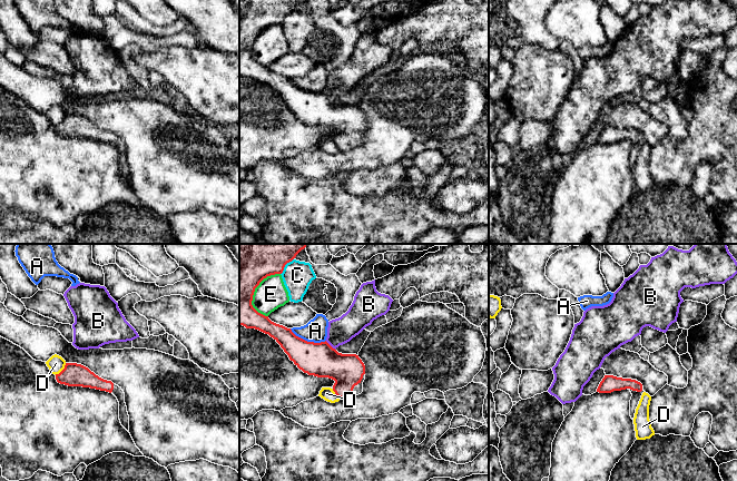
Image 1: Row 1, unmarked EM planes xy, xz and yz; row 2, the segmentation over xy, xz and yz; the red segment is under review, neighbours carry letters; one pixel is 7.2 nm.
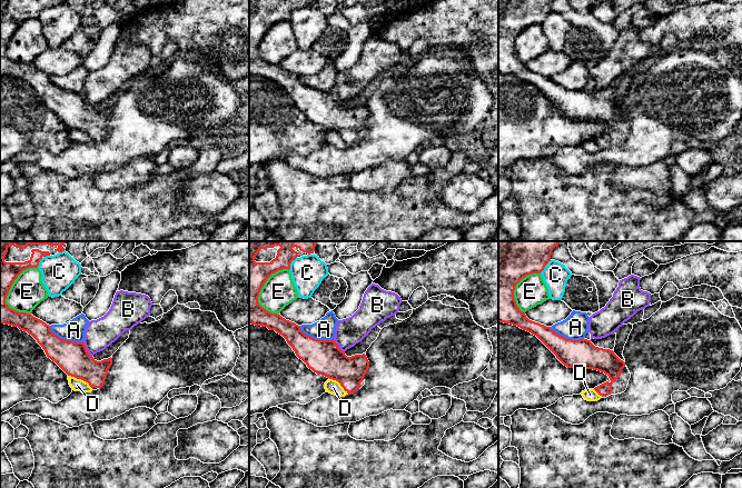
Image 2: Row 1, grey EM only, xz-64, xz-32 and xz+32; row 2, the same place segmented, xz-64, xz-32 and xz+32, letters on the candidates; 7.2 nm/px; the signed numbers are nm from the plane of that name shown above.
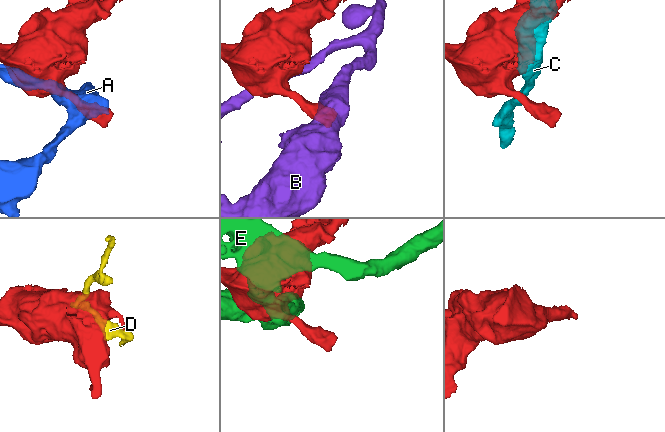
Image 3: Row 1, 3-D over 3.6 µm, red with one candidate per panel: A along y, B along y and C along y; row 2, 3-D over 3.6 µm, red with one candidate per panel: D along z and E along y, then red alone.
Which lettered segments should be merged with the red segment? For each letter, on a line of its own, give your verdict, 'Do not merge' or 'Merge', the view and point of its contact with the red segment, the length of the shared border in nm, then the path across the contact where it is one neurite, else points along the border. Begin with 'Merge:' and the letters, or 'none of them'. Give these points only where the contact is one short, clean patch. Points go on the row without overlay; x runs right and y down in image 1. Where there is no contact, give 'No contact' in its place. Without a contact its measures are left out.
Merge: none of them
A: Do not merge. Touches red at xz (306, 91). Shared border 280 nm. Boundary: xz (290, 79), (296, 86), (307, 91), (325, 91)
B: Do not merge. Touches red at xz (330, 96). Shared border 100 nm. Boundary: xz (325, 91), (335, 100)
C: Do not merge. Touches red at xz (284, 17). Shared border 150 nm. Boundary: xz (293, 9), (285, 16), (281, 25)
D: Do not merge. Touches red at xy (62, 120). Shared border 120 nm
E: Do not merge. Touches red at xz (254, 41). Shared border 340 nm

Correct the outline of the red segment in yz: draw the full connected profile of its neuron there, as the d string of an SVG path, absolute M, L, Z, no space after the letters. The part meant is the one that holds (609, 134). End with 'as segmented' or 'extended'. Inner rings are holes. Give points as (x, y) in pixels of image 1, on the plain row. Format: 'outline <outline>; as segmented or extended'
outline M605 126L600 132L597 143L599 144L611 144L613 141L621 141L628 139L632 147L630 150L630 167L633 170L636 159L639 155L643 141L643 137L637 130L622 129L613 126Z; extended

